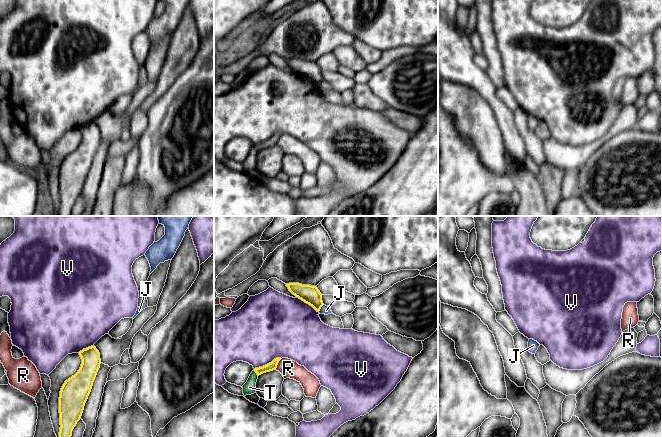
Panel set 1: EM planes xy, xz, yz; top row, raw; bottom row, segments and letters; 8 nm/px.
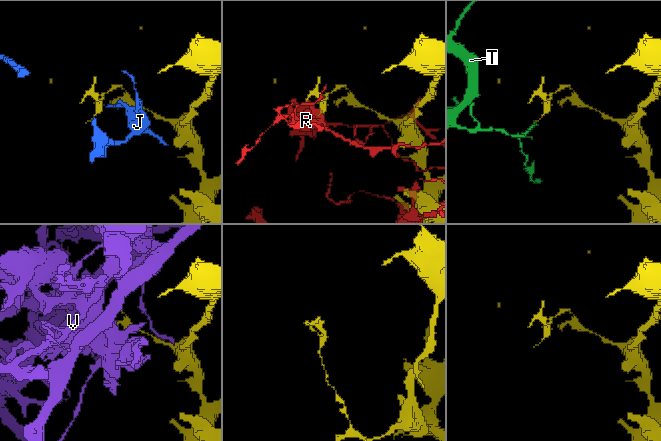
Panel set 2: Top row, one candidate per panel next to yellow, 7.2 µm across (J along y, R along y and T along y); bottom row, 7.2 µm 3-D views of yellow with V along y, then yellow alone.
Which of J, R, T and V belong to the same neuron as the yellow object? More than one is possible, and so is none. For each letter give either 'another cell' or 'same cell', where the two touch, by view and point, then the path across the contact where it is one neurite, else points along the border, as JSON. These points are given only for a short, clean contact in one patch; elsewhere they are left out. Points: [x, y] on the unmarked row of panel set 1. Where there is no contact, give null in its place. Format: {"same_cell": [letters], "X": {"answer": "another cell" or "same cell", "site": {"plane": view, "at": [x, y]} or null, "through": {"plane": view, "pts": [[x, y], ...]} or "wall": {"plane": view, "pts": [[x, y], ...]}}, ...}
{"same_cell": [], "J": {"answer": "another cell", "site": {"plane": "xz", "at": [320, 84]}, "wall": {"plane": "xz", "pts": [[323, 80], [318, 87]]}}, "R": {"answer": "another cell", "site": {"plane": "xz", "at": [277, 140]}}, "T": {"answer": "another cell", "site": {"plane": "xz", "at": [256, 148]}, "wall": {"plane": "xz", "pts": [[253, 146], [258, 151]]}}, "V": {"answer": "another cell", "site": {"plane": "xz", "at": [267, 140]}}}

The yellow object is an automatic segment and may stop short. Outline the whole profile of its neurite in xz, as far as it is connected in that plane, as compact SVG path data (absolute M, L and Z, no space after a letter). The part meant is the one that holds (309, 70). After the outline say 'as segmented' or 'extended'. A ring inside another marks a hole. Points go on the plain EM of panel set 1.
M289 59L286 62L293 71L312 82L317 88L324 81L322 70L316 62L302 61L299 59Z; as segmented

